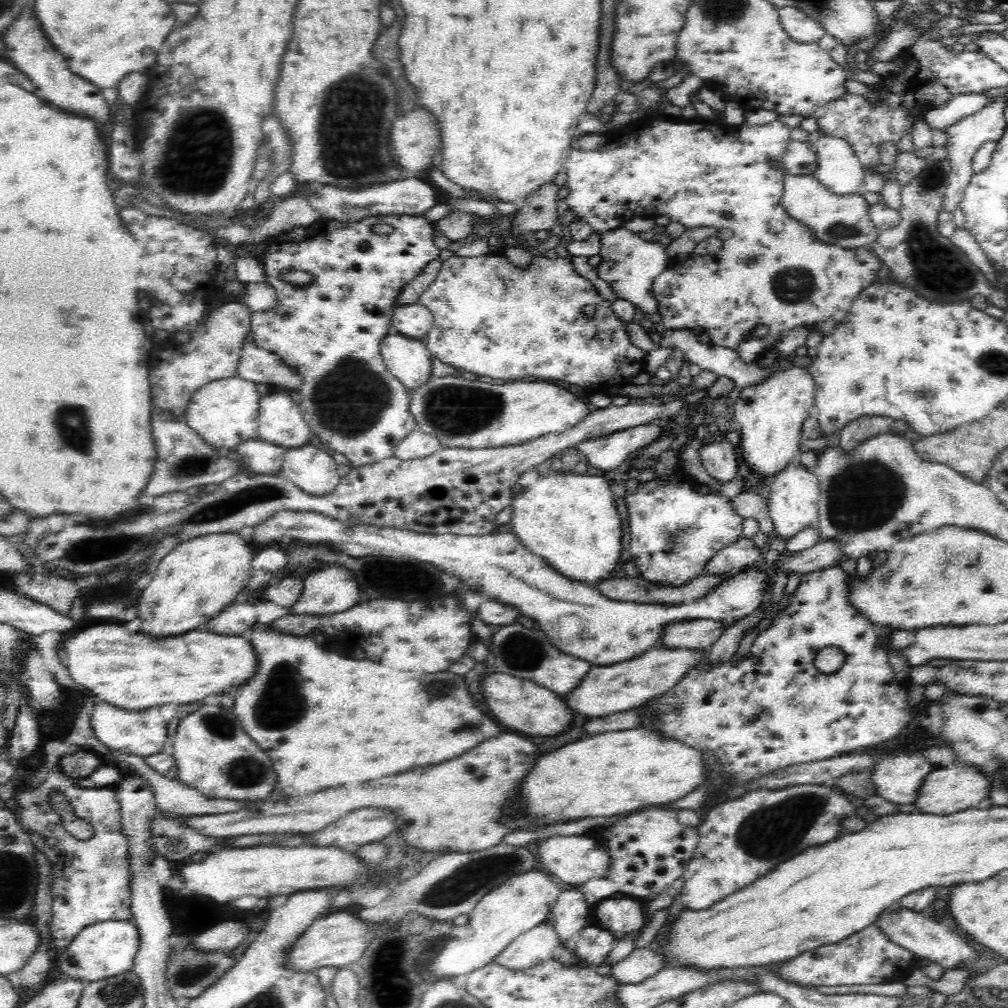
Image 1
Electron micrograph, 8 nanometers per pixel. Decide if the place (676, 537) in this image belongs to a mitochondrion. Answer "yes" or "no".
yes

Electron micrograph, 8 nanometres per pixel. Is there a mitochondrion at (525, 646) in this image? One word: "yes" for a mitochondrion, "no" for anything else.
yes

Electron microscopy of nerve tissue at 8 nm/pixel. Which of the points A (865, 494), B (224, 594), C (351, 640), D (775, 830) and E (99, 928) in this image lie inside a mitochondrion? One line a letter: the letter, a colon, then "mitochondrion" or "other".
A: mitochondrion
B: other
C: other
D: mitochondrion
E: other

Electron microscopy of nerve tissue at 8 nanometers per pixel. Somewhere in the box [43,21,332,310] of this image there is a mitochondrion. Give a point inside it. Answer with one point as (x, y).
(195, 156)

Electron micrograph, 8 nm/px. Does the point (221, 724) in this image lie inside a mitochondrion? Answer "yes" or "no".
yes

